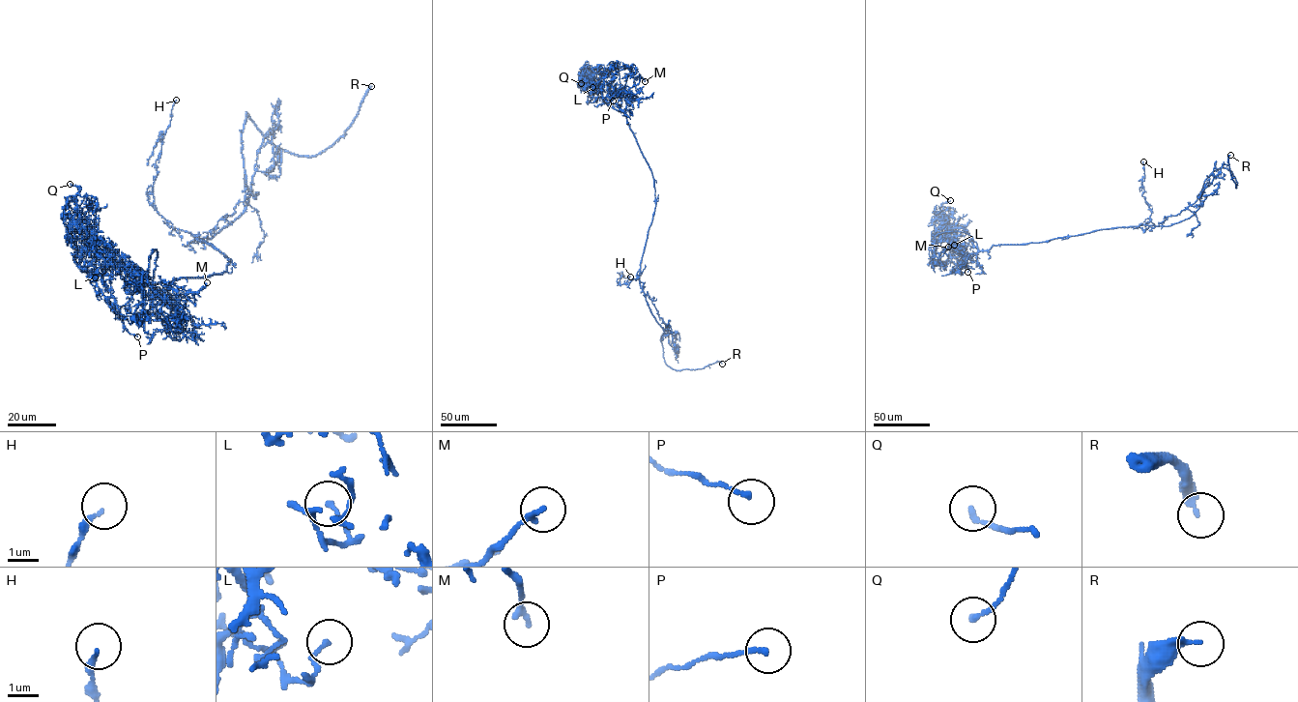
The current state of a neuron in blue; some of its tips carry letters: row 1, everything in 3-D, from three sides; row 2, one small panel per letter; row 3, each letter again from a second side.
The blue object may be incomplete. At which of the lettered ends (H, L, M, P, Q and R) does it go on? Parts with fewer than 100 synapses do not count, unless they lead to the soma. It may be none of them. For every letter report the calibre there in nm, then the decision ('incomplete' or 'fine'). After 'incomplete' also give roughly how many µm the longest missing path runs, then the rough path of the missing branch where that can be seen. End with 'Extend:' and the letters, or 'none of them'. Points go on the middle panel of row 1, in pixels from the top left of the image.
H: calibre 190 nm; fine
L: calibre 140 nm; fine
M: calibre 190 nm; fine
P: calibre 150 nm; fine
Q: calibre 180 nm; fine
R: calibre 240 nm; incomplete; missing 20 µm
Extend: R

